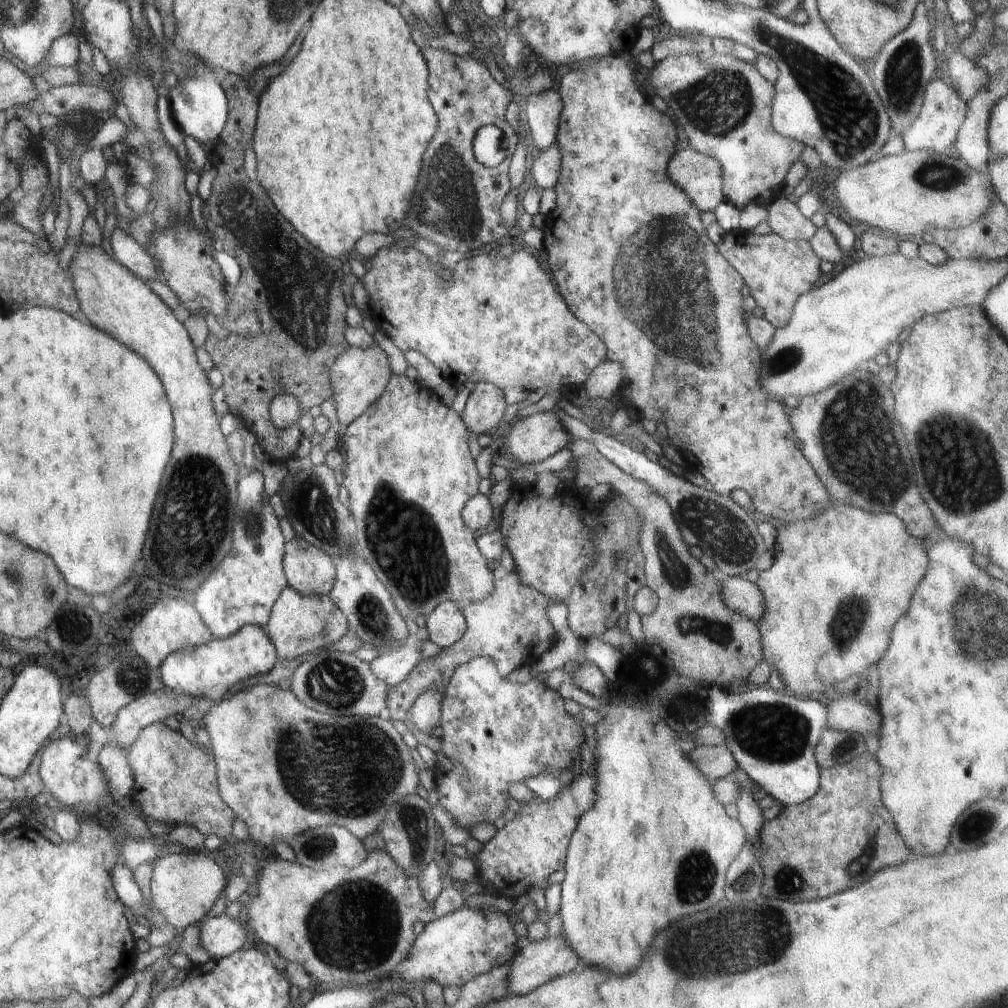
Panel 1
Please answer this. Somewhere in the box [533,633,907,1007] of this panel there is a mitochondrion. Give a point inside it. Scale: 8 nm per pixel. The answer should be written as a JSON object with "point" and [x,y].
{"point":[729,943]}

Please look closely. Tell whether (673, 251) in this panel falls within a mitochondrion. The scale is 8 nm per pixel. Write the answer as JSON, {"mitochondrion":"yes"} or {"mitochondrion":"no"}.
{"mitochondrion":"yes"}

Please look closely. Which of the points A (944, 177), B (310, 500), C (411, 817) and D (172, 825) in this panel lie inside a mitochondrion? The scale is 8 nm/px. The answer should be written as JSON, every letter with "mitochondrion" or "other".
{"A":"mitochondrion","B":"mitochondrion","C":"mitochondrion","D":"other"}

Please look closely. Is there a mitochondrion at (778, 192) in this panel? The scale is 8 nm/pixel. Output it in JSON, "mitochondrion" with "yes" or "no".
{"mitochondrion":"no"}

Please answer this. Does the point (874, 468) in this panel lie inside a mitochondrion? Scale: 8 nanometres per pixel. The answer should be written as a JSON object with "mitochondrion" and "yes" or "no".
{"mitochondrion":"yes"}

